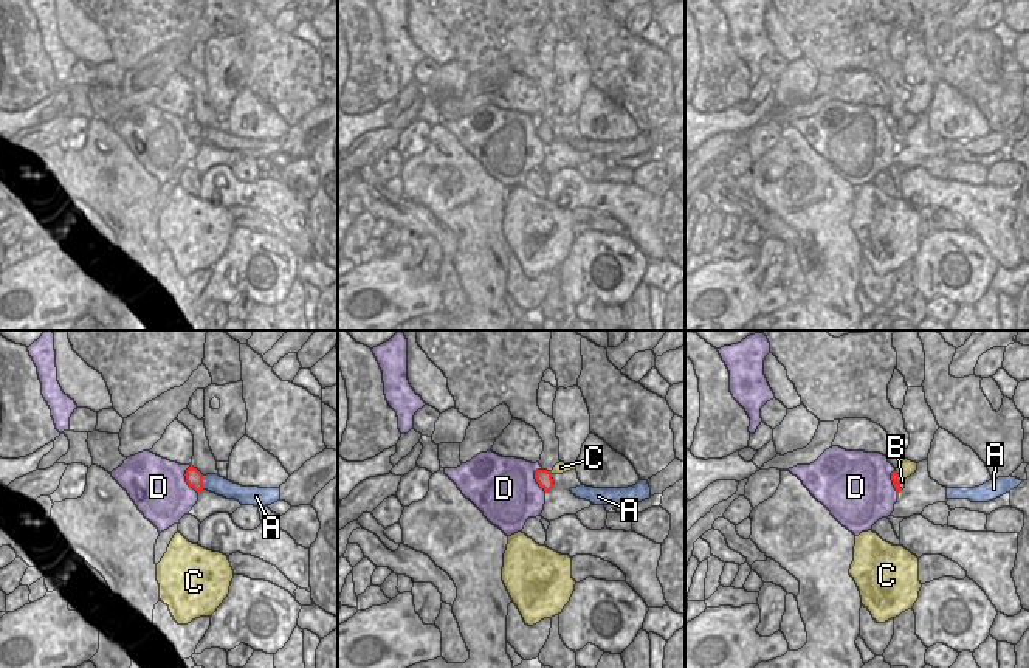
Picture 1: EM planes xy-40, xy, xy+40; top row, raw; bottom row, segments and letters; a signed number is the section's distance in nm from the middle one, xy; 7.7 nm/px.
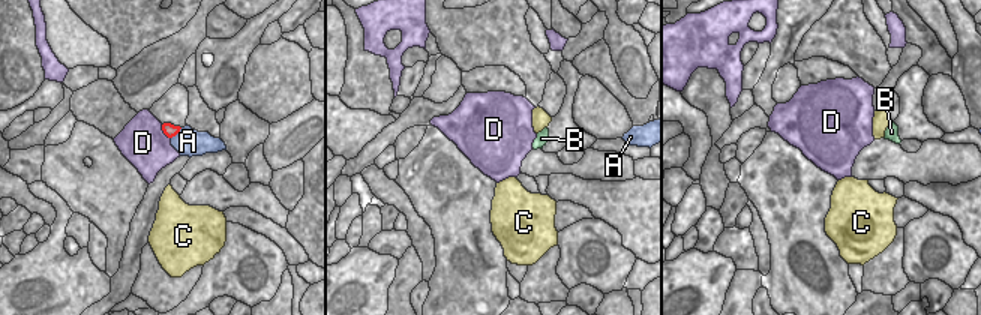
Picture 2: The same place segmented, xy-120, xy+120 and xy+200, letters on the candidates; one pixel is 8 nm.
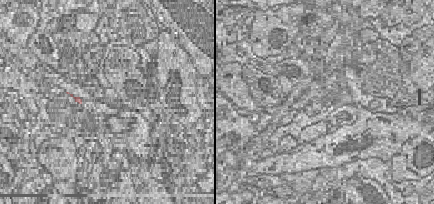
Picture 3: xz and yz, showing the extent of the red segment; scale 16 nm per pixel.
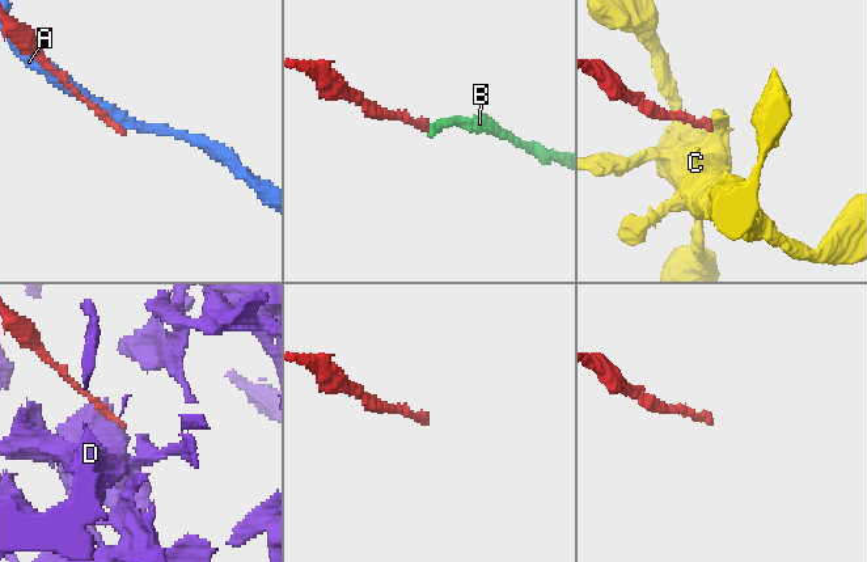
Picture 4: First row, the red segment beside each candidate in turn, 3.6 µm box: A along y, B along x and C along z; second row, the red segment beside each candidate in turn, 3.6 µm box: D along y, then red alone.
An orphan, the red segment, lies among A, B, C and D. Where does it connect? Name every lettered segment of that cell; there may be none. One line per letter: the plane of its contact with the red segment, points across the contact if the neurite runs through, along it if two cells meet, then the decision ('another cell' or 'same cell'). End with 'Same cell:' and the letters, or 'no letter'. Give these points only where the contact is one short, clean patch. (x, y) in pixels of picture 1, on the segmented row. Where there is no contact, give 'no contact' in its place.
A: xy-40 | another cell
B: xy+40 | across xy+40 (894, 476), (899, 484), (902, 481) | same cell
C: xy+40 | along xy+40 (896, 470), (899, 476) | another cell
D: xy-40 | another cell
Same cell: B

